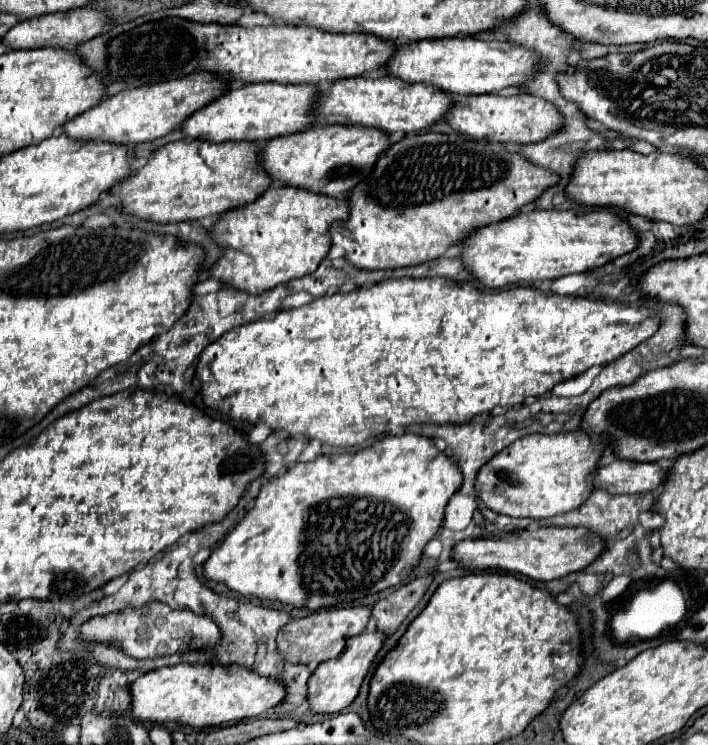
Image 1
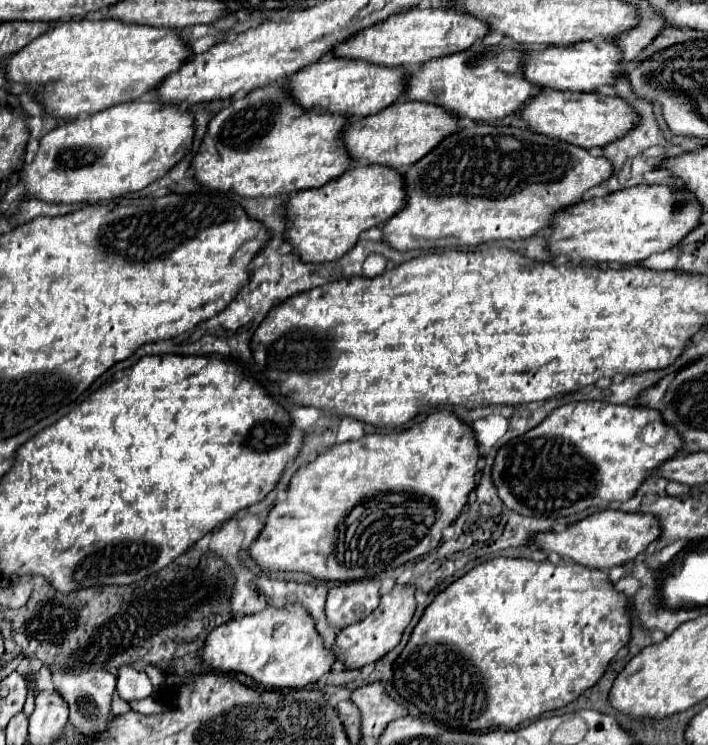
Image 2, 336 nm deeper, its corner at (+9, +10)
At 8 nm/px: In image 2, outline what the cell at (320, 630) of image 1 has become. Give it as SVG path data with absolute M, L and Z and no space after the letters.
M359 579L331 587L327 595L327 621L337 629L365 619L379 605L381 582Z

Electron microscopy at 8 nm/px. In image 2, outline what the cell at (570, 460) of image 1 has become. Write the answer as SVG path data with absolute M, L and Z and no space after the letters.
M571 401L555 409L543 423L525 435L505 443L493 463L493 481L501 501L527 517L559 519L589 507L607 507L613 501L631 499L643 481L665 461L675 457L683 447L683 439L675 427L667 425L657 409L613 405L605 401Z

